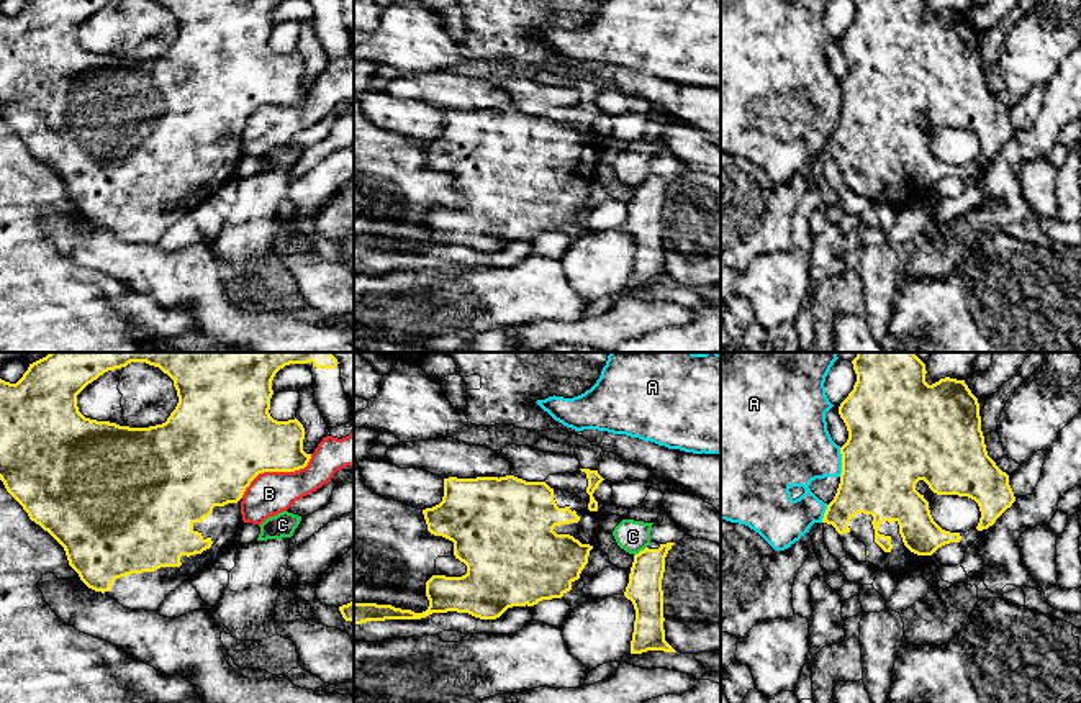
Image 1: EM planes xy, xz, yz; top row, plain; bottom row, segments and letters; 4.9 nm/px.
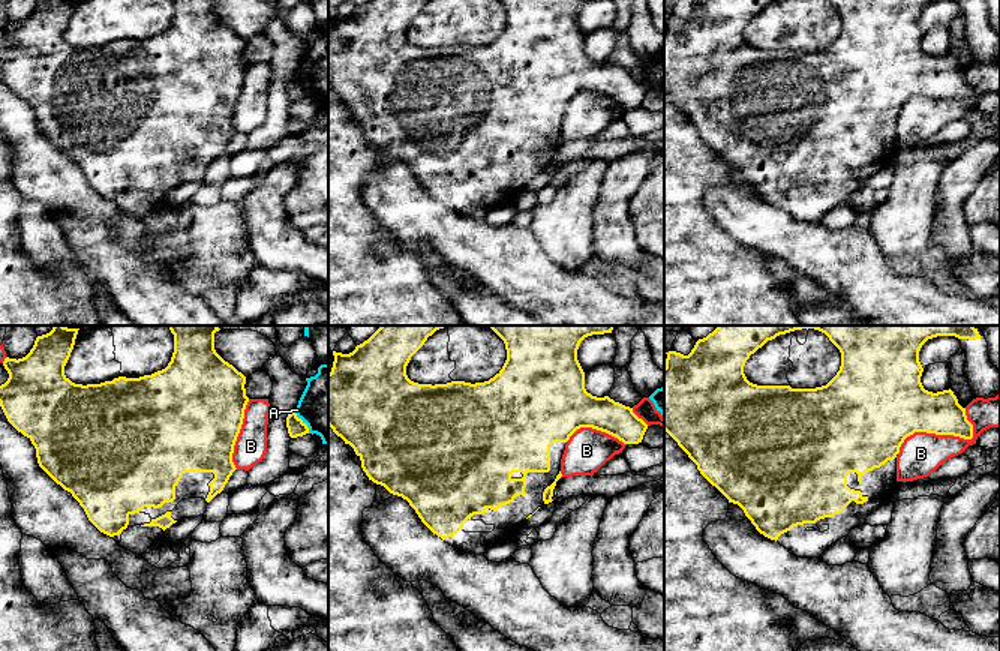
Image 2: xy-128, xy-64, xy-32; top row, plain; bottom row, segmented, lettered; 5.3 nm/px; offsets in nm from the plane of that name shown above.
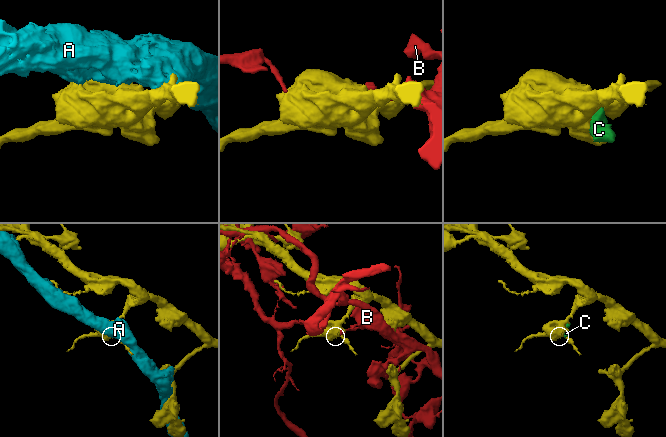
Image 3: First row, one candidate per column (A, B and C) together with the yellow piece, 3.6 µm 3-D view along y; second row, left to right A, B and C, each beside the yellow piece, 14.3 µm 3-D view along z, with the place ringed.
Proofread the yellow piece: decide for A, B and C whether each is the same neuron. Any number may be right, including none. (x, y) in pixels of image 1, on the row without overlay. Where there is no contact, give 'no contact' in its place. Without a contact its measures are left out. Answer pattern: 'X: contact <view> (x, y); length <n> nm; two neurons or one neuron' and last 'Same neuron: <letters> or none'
A: contact yz (842, 95); length 140 nm; two neurons
B: contact xy (275, 104); length 400 nm; two neurons
C: contact xz (641, 184); length 80 nm; two neurons
Same neuron: none

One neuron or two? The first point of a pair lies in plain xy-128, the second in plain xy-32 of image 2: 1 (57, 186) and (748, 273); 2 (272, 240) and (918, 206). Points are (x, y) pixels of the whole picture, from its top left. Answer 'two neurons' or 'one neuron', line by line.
1: two neurons
2: two neurons

